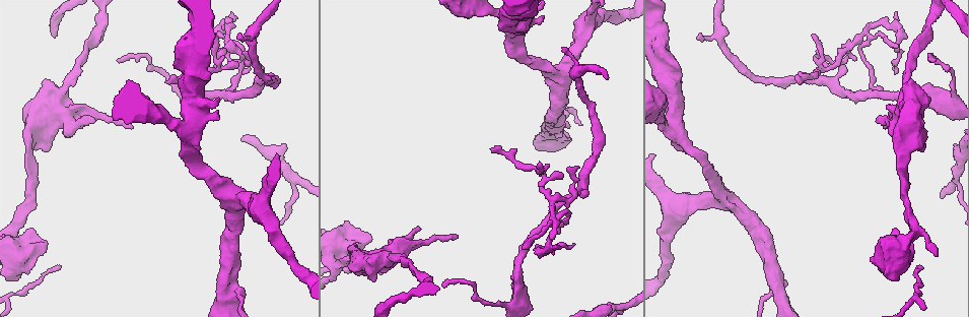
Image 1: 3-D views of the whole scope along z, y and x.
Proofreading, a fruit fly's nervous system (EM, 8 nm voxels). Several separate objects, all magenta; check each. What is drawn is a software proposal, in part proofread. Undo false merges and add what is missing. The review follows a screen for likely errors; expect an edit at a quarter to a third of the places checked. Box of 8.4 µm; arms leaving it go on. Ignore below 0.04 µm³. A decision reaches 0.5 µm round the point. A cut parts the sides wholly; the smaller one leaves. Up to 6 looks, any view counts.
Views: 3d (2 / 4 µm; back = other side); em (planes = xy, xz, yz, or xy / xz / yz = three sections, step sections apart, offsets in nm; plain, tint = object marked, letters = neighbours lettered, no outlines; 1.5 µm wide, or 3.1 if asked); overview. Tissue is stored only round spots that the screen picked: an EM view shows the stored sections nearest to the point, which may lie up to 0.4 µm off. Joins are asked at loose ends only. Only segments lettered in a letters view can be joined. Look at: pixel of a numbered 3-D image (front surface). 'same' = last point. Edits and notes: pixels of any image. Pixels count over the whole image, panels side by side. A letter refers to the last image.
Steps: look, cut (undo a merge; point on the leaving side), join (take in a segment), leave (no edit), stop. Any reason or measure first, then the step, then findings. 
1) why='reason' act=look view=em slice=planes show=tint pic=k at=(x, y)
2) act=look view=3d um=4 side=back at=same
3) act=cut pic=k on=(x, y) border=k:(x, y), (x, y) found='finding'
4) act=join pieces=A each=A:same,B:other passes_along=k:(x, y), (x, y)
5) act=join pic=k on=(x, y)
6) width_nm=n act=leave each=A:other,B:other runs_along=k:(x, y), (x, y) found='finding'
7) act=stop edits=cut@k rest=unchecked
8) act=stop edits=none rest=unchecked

why='tapers out' act=look view=em slice=planes show=letters pic=1 at=(813, 34)

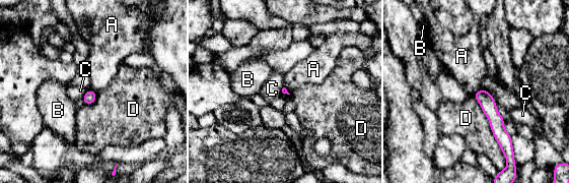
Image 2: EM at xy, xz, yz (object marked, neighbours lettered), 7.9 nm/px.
act=leave each=A:other,B:other,C:other,D:other runs_along=2:(481, 93), (496, 120), (503, 145) found='none of them fits'

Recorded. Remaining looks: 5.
act=look view=3d um=2 pic=1 at=(428, 280)

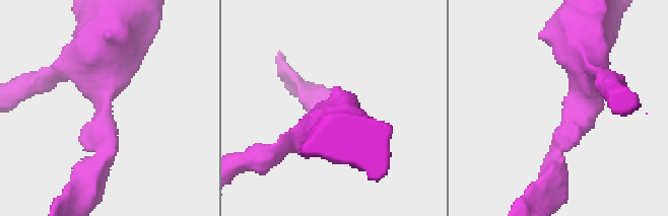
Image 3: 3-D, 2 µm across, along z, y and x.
why='now the EM' act=look view=em slice=planes show=letters pic=3 at=(557, 140)

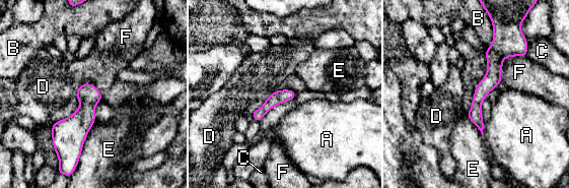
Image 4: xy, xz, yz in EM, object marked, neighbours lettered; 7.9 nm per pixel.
act=leave each=A:other,B:other,C:other,D:other,E:other,F:other runs_along=4:(495, 37), (492, 78), (477, 100), (480, 126) found='one neuron here'

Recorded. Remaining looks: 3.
why='tapers out' act=look view=3d um=4 pic=1 at=(166, 82)

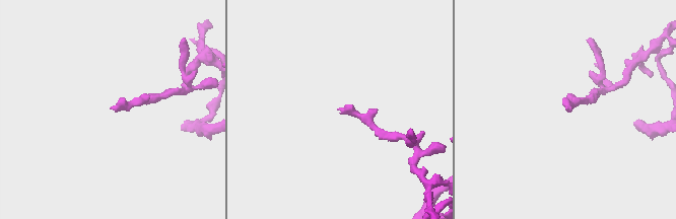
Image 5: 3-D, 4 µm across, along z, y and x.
why='shape alone is not enough' act=look view=em slice=xy step=4 show=letters pic=5 at=(114, 110)

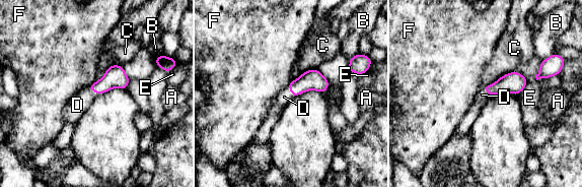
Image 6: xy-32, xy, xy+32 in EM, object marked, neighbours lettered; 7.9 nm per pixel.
why='cut it another way' act=look view=em slice=yz step=4 show=letters at=same

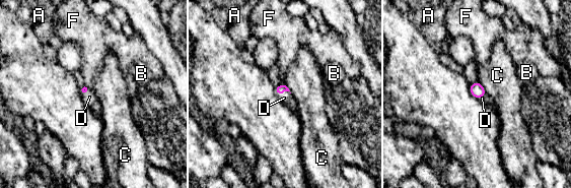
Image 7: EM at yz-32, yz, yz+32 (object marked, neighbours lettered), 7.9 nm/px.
act=join pieces=D each=A:other,B:other,C:other,D:same,F:other passes_along=7:(280, 89), (283, 92), (284, 98) found='the neuron continues'

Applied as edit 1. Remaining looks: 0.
act=stop edits=join@7 rest=unchecked

